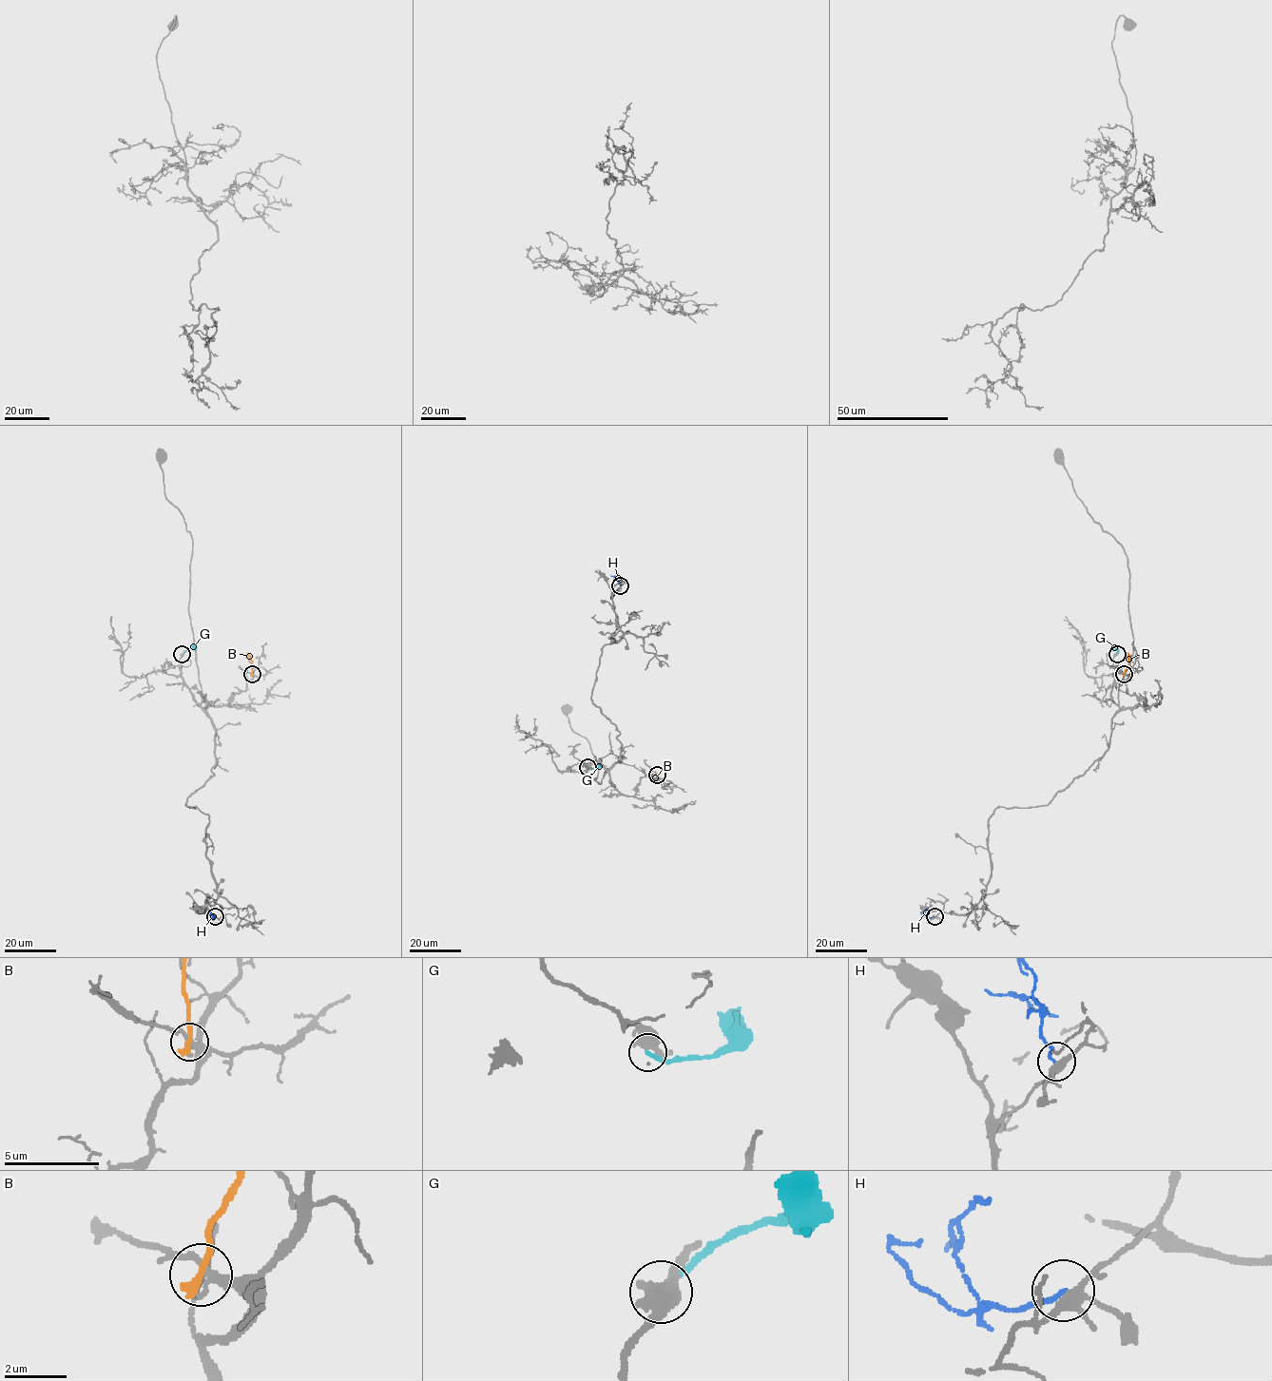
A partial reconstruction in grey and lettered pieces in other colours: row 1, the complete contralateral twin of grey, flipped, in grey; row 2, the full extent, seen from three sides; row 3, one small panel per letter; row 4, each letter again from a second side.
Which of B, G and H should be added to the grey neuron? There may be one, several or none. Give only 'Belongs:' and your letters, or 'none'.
Belongs: none

